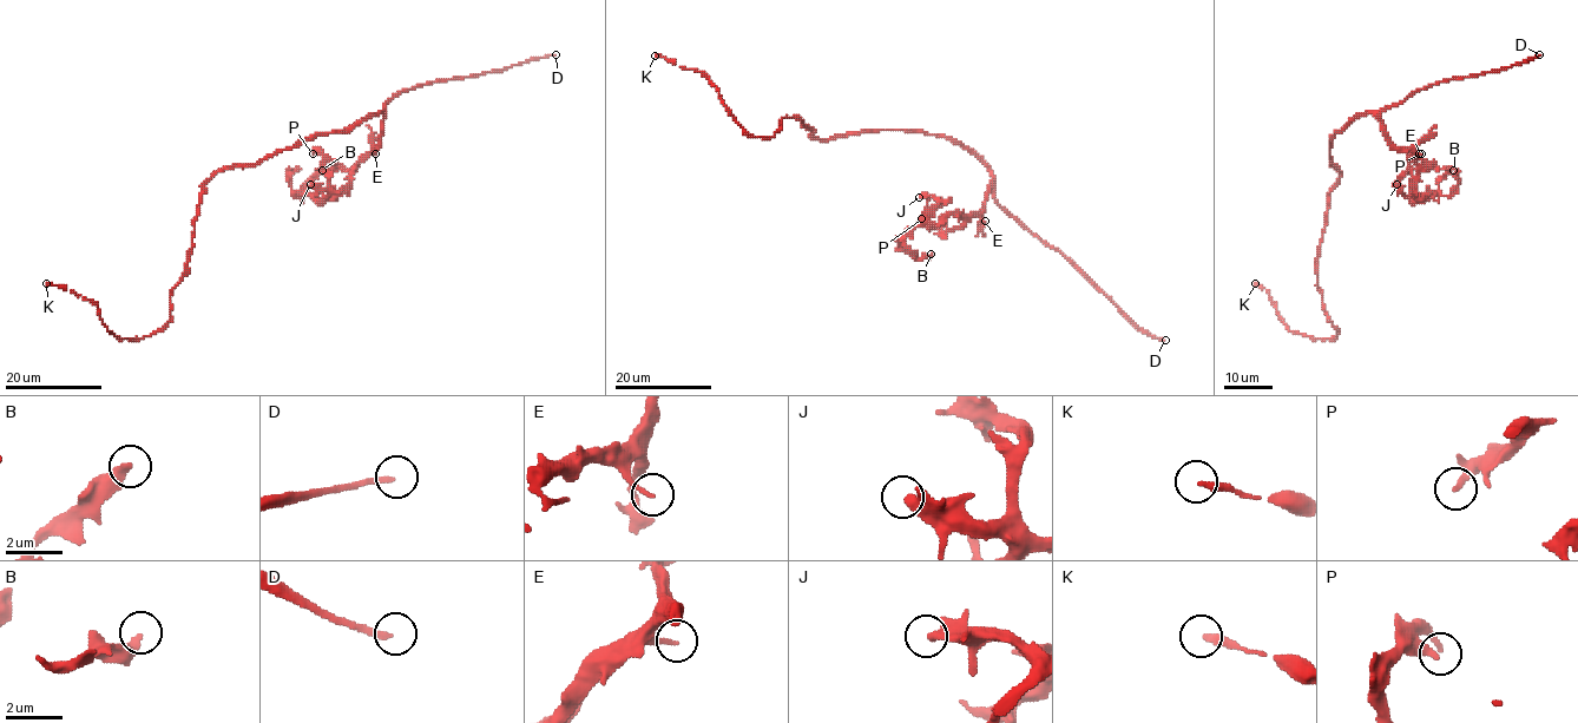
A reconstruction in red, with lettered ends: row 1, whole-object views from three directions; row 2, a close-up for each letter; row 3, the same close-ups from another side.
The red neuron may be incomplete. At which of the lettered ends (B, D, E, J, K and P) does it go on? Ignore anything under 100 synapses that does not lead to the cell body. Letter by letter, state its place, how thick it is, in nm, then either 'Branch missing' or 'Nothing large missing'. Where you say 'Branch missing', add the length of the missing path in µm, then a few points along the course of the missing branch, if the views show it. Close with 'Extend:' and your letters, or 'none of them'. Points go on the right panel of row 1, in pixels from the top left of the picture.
B: Place: (1453, 170). Thickness 320 nm. Nothing large missing
D: Place: (1539, 54). Thickness 200 nm. Branch missing. Missing length about 110 µm. Course of what is missing: (1539, 54), (1550, 48), (1525, 38), (1402, 28), (1395, 52), (1366, 59), (1393, 87), (1353, 67)
E: Place: (1421, 153). Thickness 150 nm. Nothing large missing
J: Place: (1396, 184). Thickness 400 nm. Nothing large missing
K: Place: (1255, 283). Thickness 260 nm. Nothing large missing
P: Place: (1419, 153). Thickness 180 nm. Nothing large missing
Extend: D

